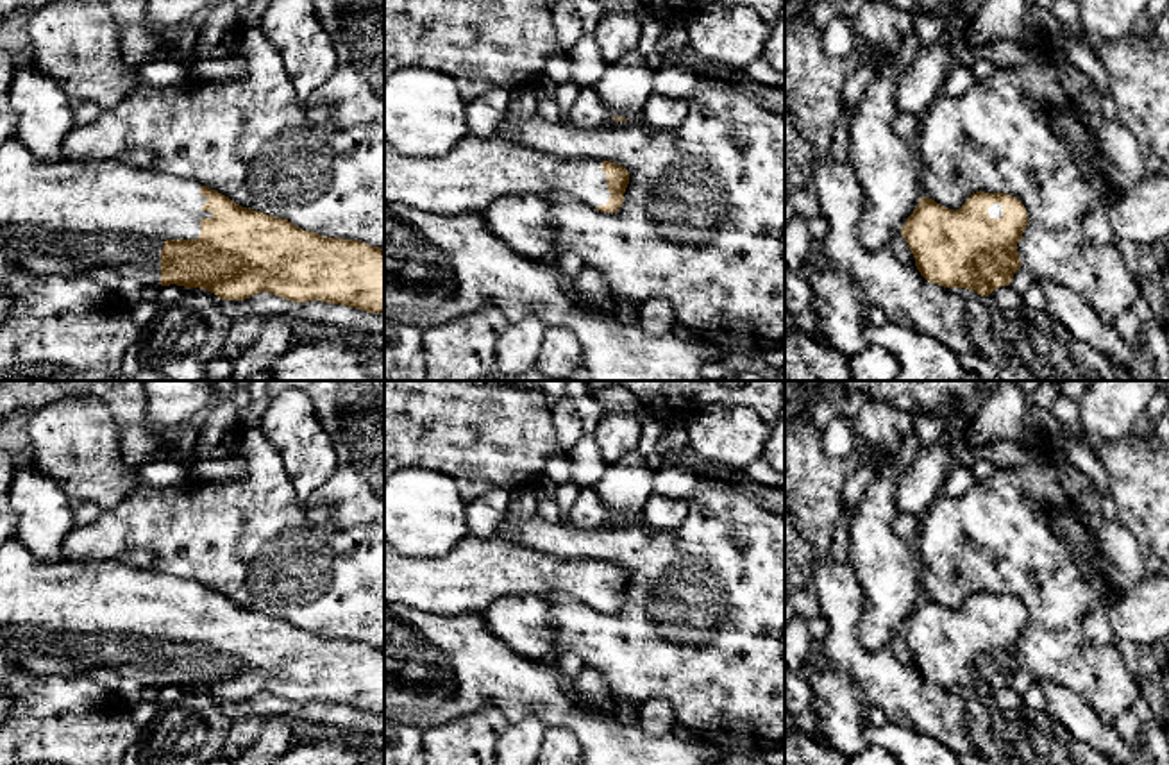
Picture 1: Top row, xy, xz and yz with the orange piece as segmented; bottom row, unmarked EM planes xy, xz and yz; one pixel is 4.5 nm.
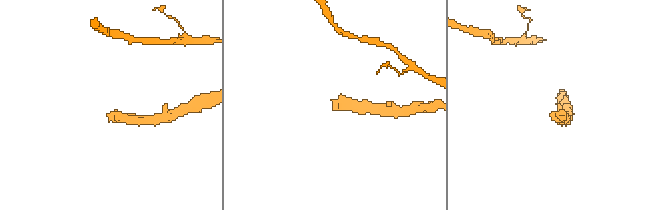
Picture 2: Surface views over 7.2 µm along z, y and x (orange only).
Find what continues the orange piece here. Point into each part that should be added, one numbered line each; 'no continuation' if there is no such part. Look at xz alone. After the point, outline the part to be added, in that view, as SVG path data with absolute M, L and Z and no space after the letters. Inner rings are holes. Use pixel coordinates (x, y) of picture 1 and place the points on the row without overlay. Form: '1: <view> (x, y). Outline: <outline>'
1: xz (476, 572). Outline: M468 533L445 556L402 556L384 540L384 602L438 617L483 613L502 597L567 593L606 606L606 574L597 558L554 558L500 536Z

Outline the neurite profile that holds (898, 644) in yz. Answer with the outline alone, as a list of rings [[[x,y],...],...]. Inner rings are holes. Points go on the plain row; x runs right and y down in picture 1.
[[[896,631],[896,635],[892,636],[890,649],[894,651],[894,654],[897,656],[897,660],[901,661],[903,667],[917,668],[915,658],[910,651],[908,643],[904,642],[901,631]]]

